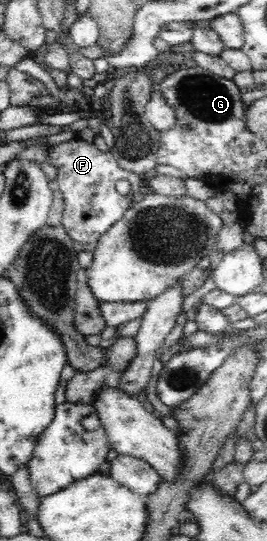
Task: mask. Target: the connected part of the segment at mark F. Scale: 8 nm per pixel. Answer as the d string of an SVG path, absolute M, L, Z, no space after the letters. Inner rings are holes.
M78 137L50 147L47 159L57 170L56 180L64 196L65 208L60 223L75 242L83 244L85 251L93 252L100 236L121 220L125 211L133 205L131 199L142 187L142 176L121 168L110 150L103 152L95 143L89 144ZM119 180L127 180L131 185L125 195L117 191L115 184Z

